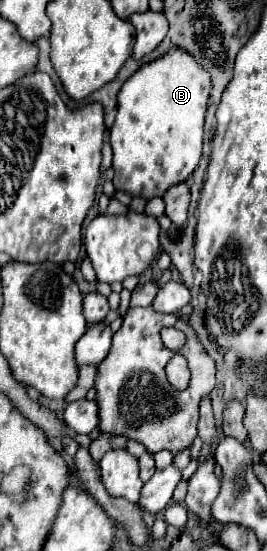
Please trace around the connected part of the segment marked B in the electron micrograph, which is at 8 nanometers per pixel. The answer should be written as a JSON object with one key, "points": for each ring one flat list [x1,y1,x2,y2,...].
{"points":[[172,50,158,60,144,64,124,82,118,92,118,114,110,130,116,190,152,200,164,196,174,184,188,180,202,156,208,96,208,74,202,72,188,52,180,50]]}

